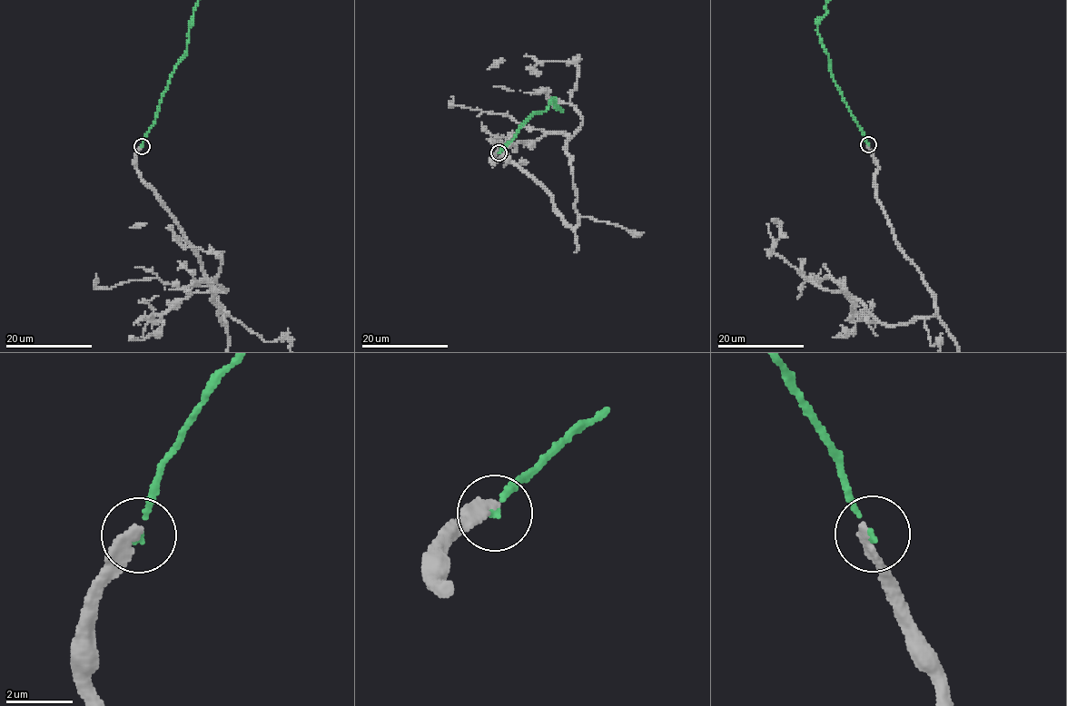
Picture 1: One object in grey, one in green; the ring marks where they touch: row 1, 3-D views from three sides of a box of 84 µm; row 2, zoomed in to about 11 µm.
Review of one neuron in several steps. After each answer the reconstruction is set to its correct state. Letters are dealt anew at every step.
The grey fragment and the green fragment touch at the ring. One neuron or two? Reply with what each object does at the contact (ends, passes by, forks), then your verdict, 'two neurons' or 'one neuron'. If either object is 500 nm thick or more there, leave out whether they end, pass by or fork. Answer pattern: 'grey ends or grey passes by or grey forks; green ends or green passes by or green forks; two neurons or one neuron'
grey ends; green ends; two neurons

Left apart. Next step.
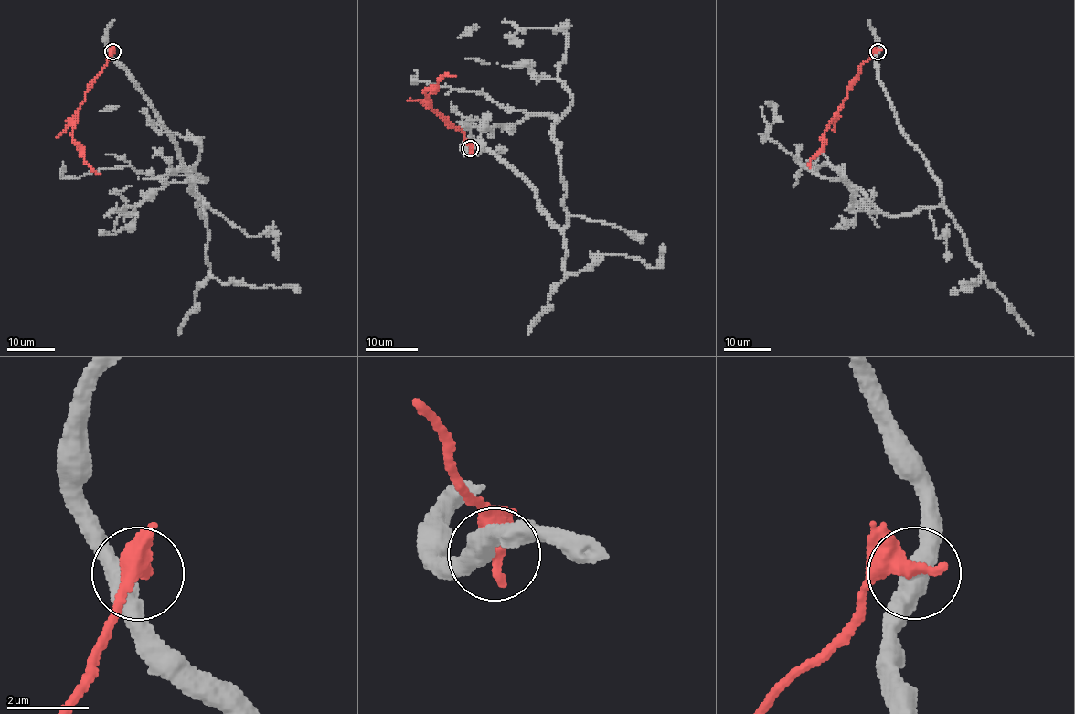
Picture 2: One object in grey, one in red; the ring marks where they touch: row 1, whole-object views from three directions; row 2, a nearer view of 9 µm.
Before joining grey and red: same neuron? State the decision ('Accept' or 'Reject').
Reject

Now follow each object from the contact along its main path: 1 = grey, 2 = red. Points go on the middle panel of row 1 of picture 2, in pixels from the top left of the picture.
1: (469, 148), (567, 223), (553, 133), (571, 93), (558, 74), (567, 34), (504, 21), (458, 38)
2: (471, 148), (461, 130), (430, 106), (425, 94), (446, 75), (456, 75)

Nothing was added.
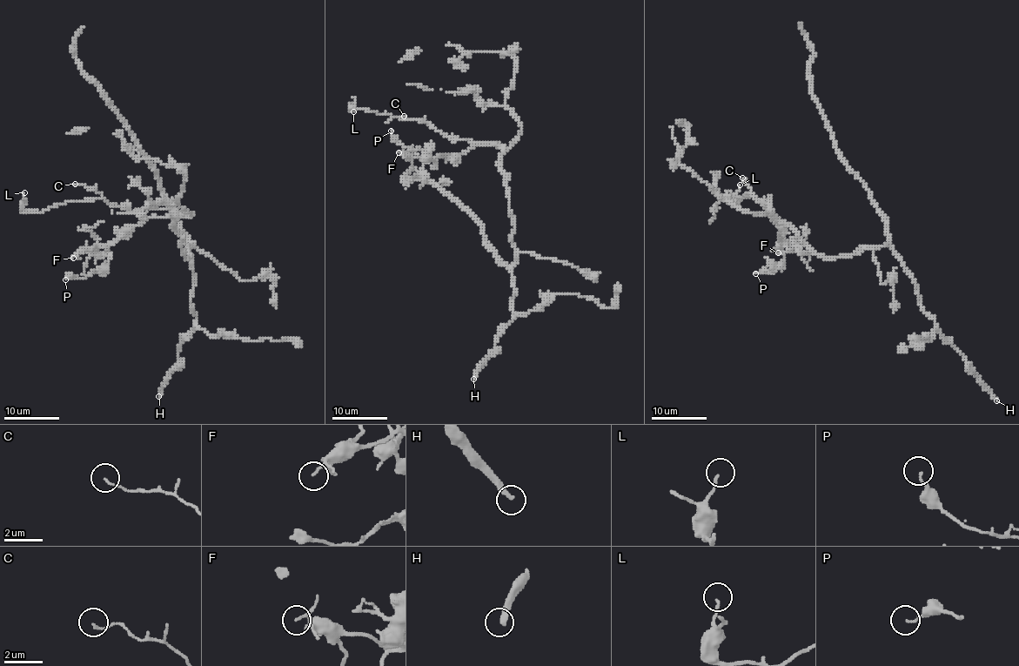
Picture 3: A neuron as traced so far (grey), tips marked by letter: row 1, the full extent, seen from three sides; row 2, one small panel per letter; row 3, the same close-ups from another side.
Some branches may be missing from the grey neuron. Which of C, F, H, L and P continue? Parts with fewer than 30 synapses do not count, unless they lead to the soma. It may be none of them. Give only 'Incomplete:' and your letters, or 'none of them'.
Incomplete: H

